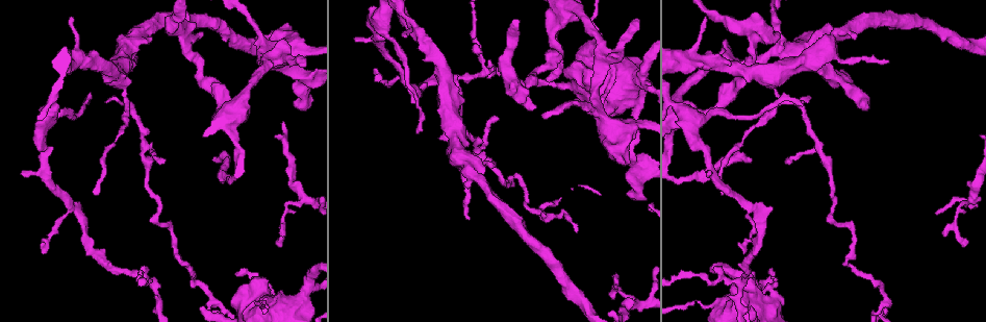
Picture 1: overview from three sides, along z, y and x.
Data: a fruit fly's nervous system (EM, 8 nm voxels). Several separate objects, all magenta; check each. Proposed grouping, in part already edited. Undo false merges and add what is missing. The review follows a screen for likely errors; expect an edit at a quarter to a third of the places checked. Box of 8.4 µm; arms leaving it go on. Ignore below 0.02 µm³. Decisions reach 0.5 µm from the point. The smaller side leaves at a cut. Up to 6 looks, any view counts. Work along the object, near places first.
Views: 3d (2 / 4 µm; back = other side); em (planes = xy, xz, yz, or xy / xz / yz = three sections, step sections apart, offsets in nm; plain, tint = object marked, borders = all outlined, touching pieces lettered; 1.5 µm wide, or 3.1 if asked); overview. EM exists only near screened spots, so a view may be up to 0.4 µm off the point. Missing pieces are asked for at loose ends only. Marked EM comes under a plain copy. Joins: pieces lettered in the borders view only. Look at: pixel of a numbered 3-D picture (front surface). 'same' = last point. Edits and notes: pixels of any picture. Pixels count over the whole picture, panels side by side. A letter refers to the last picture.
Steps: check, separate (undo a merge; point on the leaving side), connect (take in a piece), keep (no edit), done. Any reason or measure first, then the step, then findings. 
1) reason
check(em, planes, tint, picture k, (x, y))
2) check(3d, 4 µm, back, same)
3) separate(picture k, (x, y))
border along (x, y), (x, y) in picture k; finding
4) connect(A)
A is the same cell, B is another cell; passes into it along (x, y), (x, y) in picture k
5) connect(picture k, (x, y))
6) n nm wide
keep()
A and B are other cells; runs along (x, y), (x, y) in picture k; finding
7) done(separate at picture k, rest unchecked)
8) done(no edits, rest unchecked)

branch stops here
check(em, xy, step 4, borders, picture 1, (789, 161))

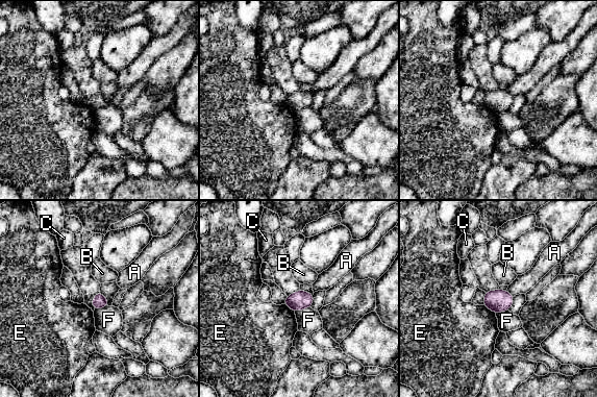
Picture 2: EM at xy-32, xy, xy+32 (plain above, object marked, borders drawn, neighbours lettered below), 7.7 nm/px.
check(em, planes, borders, same)

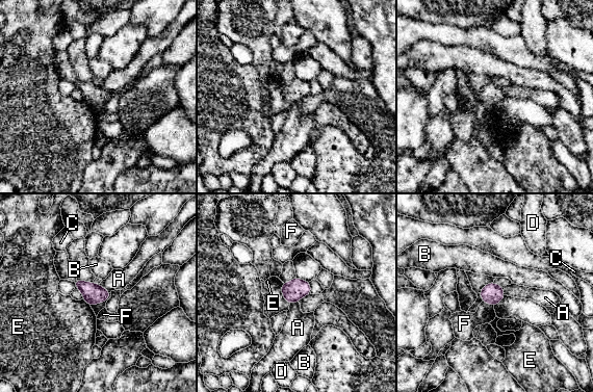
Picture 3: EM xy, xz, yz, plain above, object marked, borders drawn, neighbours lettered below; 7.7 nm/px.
A touches over 120 nm
keep()
A, B, C, D, E and F are other cells; border along (99, 284), (110, 292) in picture 3; none of them fits

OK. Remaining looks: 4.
abrupt turn
check(3d, 4 µm, back, picture 1, (514, 177))

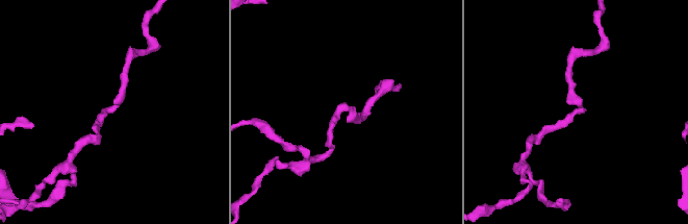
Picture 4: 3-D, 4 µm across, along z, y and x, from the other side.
now the EM
check(em, xz, step 4, tint, picture 4, (584, 108))

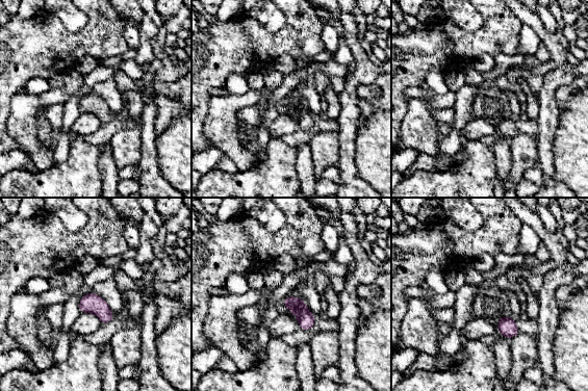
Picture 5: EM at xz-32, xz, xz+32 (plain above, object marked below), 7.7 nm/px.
another direction
check(em, planes, borders, same)

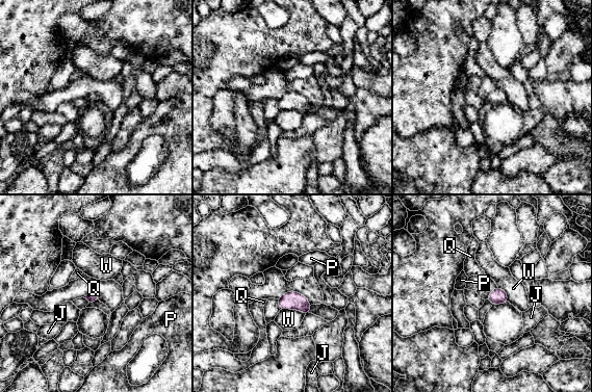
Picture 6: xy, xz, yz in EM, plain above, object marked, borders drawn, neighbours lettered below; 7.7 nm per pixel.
W touches over 200 nm
keep()
J, P, Q and W are other cells; all the same neuron

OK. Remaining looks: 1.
an open end
check(em, planes, borders, picture 1, (616, 56))

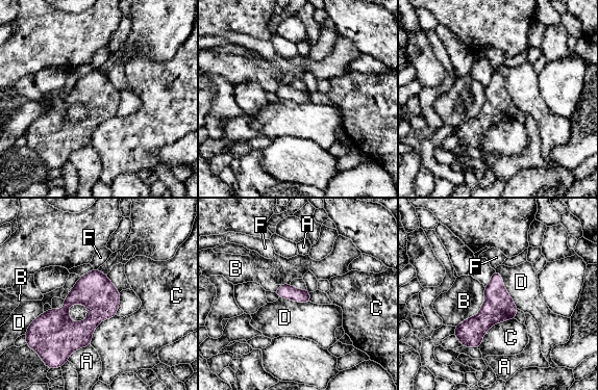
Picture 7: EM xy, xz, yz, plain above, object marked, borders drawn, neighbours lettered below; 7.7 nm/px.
B touches over 400 nm
keep()
A, B, C, D and F are other cells; runs along (496, 275), (496, 308), (466, 343) in picture 7; no lettered piece goes on from it

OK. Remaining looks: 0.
done(no edits, rest unchecked)

